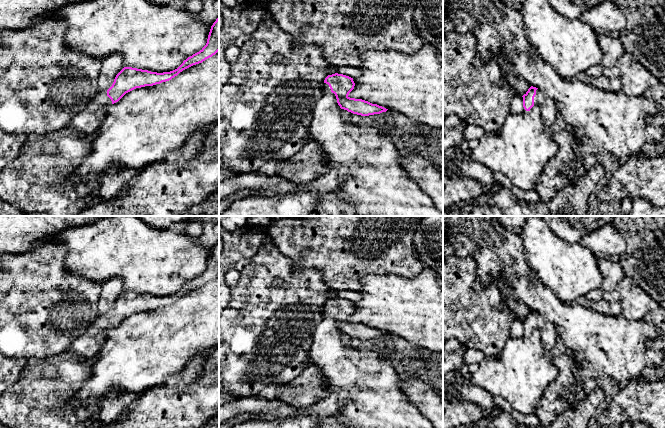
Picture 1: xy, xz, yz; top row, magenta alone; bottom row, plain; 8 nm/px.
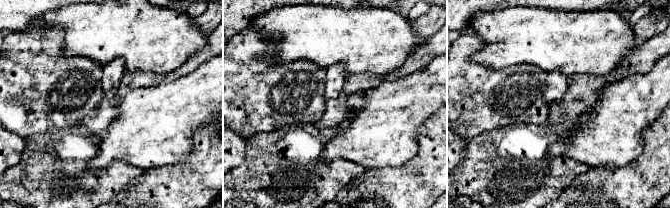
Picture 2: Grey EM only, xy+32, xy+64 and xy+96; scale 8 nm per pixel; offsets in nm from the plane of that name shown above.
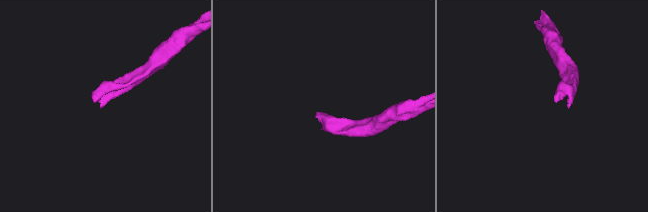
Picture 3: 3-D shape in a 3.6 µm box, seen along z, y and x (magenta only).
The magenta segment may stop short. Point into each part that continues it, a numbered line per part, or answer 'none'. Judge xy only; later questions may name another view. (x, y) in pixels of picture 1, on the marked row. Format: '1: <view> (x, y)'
1: xy (85, 123)

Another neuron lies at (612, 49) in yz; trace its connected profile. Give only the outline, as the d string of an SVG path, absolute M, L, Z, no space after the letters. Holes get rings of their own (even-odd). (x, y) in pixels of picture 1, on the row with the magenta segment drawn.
M605 34L597 35L597 41L603 52L601 61L603 75L608 78L620 77L616 62L625 53L621 41Z

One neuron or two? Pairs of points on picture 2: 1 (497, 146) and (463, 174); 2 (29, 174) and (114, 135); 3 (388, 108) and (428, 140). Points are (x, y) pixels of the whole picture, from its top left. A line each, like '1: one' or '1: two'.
1: one
2: two
3: two

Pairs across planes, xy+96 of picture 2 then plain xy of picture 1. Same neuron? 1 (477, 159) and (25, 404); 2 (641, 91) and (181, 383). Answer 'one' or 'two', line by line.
1: one
2: two

